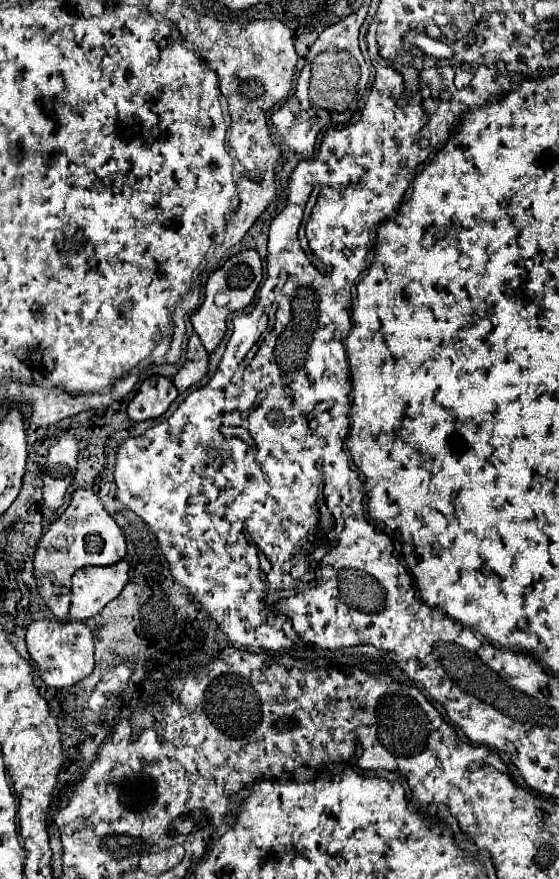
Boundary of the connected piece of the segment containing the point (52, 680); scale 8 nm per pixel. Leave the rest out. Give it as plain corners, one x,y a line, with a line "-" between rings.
39,619
27,627
27,649
31,659
37,663
39,675
49,687
69,687
87,675
95,665
93,633
83,621
59,621

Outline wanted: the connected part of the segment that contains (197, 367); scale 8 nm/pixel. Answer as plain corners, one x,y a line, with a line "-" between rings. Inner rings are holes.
193,333
187,343
187,361
179,369
179,373
173,377
173,385
179,391
185,391
191,385
199,383
207,373
207,363
209,363
209,355
207,355
205,347
201,345
199,337

